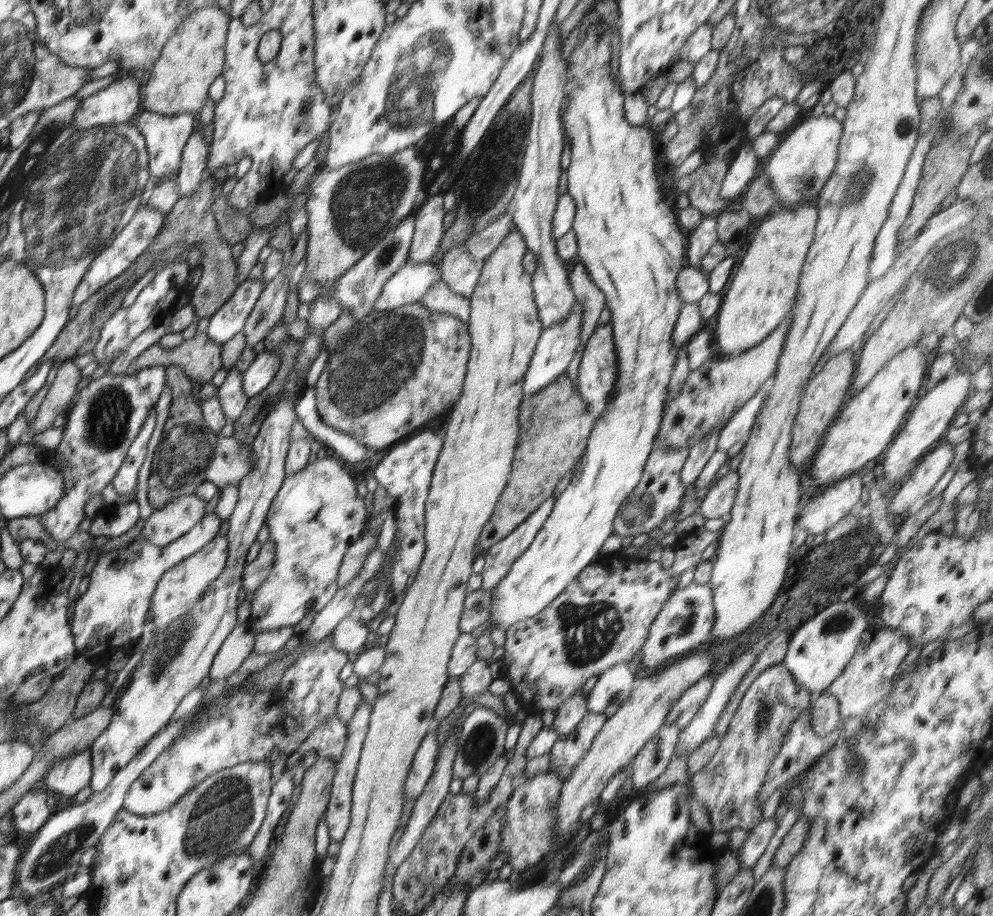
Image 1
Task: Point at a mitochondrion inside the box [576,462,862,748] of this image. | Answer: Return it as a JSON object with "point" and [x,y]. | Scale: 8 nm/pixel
{"point":[841,621]}

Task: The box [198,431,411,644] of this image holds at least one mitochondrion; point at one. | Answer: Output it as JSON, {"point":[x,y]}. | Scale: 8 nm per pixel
{"point":[316,522]}

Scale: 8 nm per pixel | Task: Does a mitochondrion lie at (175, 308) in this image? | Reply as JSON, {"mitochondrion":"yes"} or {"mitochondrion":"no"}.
{"mitochondrion":"no"}

